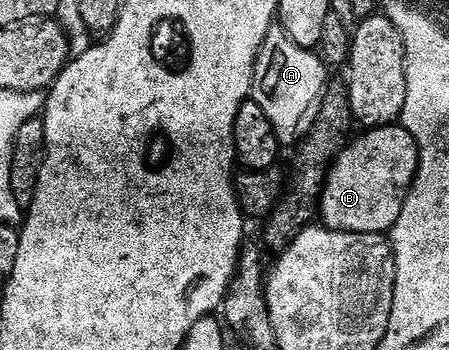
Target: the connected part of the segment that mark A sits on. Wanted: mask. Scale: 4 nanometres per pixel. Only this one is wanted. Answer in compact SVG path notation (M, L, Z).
M281 26L270 29L258 51L254 63L254 87L252 99L268 114L268 122L272 122L272 130L276 130L279 145L297 146L310 135L318 120L318 112L322 108L322 97L326 95L328 81L326 81L327 65L317 51L296 46L290 35Z

